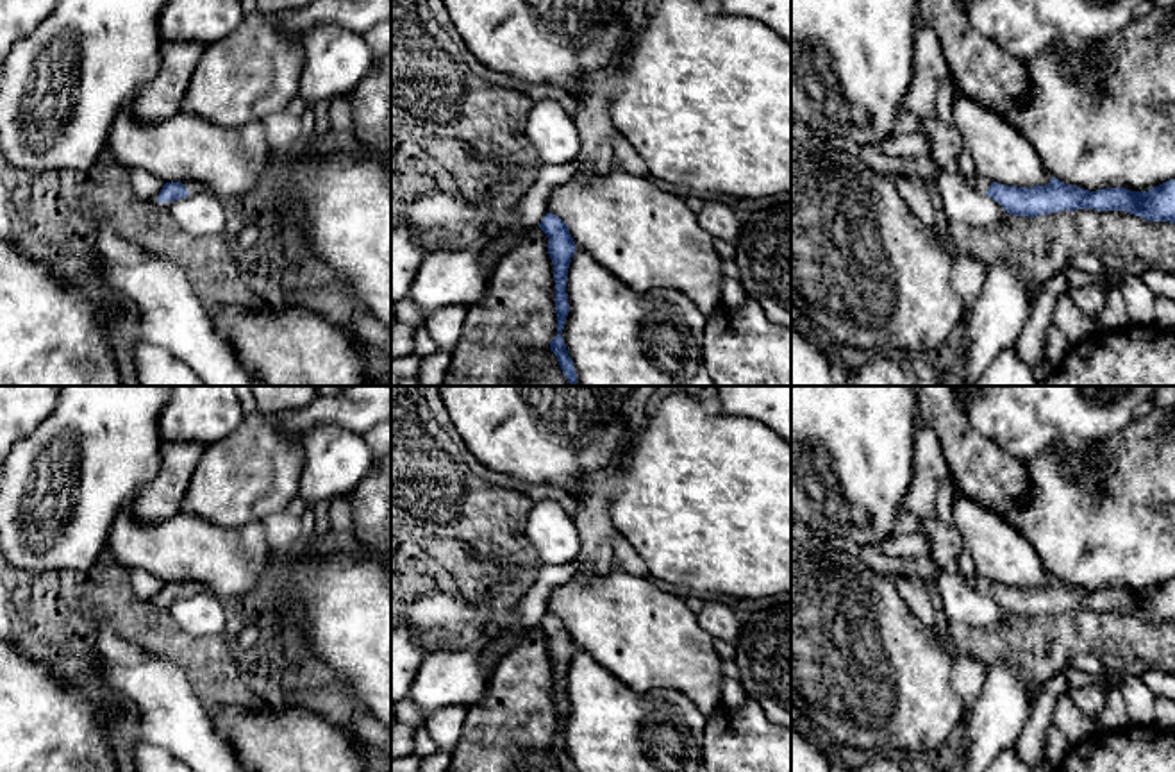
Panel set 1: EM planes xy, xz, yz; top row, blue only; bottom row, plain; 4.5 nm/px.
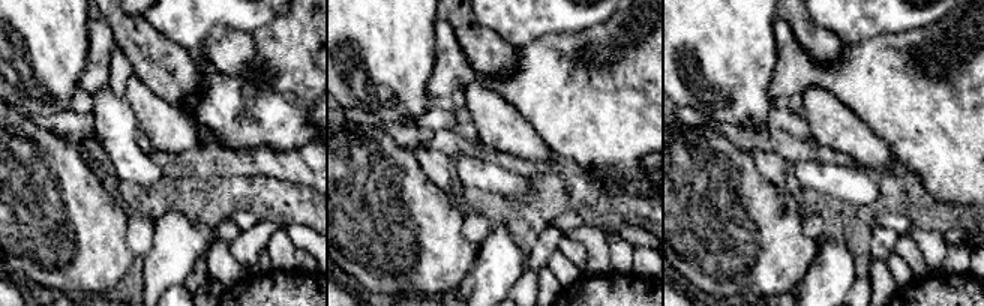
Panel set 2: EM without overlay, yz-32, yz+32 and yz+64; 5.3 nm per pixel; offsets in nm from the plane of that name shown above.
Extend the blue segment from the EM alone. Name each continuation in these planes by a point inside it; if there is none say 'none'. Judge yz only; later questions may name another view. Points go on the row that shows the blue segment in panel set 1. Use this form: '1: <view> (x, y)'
1: yz (979, 183)

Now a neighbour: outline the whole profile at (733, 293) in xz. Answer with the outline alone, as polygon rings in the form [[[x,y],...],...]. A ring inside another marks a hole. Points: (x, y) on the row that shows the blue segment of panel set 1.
[[[725,277],[721,288],[721,302],[730,309],[739,309],[746,304],[748,295],[738,279]]]

